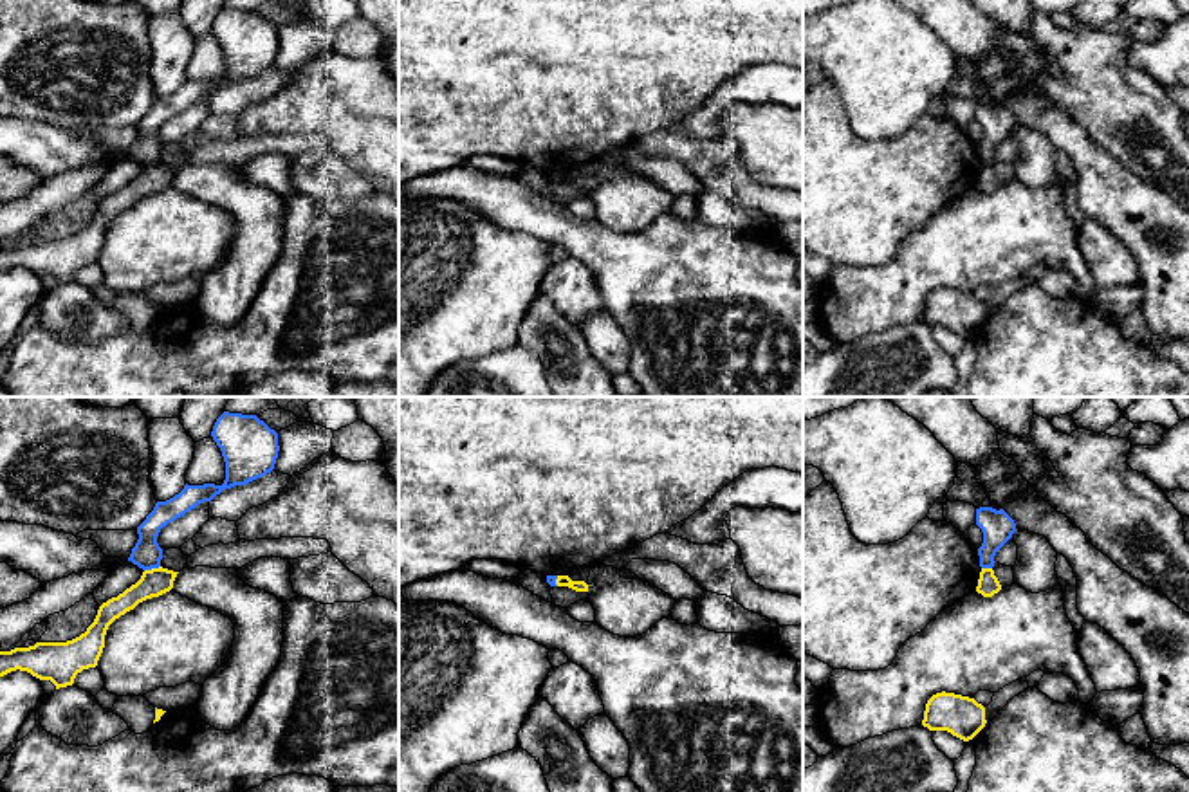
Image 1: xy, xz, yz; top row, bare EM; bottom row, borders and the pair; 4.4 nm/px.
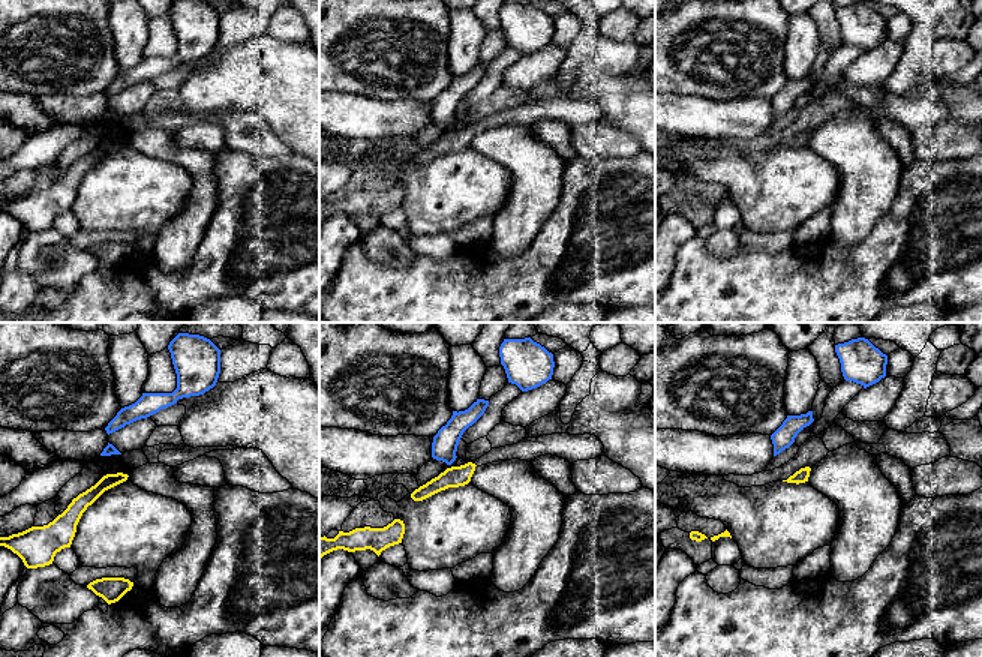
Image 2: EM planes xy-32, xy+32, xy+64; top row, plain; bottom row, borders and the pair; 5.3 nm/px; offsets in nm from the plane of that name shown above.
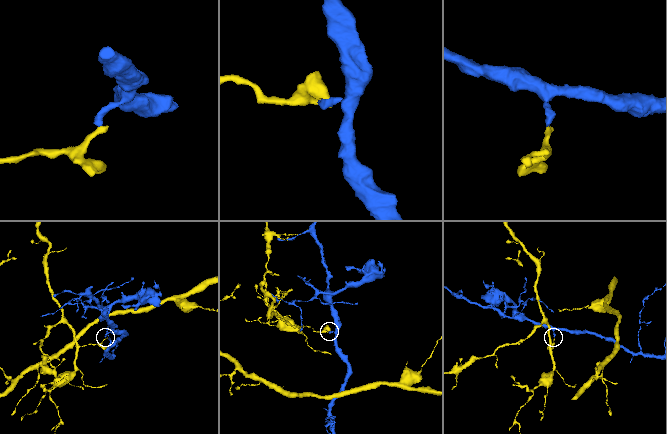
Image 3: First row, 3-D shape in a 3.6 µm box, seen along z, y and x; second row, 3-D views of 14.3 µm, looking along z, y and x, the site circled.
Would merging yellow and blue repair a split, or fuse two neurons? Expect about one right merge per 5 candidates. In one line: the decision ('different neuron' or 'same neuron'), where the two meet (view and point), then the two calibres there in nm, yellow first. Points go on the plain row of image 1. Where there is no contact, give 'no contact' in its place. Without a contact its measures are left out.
different neuron | xy (152, 165) | 120/140 nm

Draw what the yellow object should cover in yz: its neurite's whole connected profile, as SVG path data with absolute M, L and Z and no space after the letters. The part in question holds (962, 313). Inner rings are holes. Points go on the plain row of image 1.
M945 287L927 296L922 316L922 321L929 327L947 327L963 337L972 336L985 319L985 303L982 299Z

